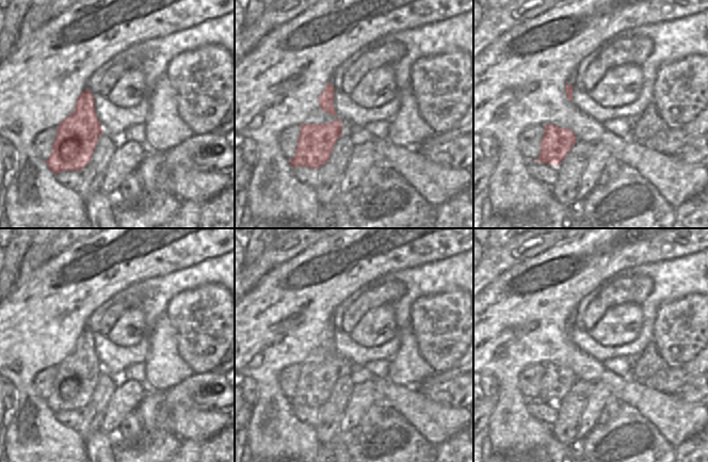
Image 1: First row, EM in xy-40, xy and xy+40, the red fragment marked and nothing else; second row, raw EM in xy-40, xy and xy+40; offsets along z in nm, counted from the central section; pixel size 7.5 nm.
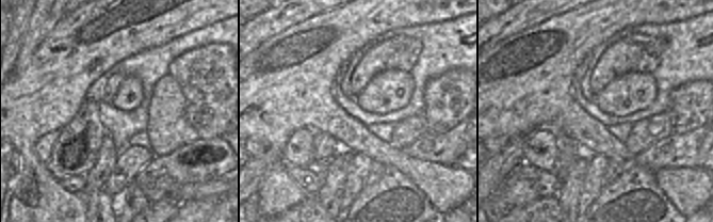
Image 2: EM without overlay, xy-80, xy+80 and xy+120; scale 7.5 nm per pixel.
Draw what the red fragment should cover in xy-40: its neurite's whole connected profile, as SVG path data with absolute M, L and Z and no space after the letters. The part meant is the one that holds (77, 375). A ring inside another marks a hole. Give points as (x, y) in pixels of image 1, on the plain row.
M90 329L80 333L74 351L57 367L52 392L46 399L55 414L64 410L81 410L93 396L103 368L95 353L95 338Z

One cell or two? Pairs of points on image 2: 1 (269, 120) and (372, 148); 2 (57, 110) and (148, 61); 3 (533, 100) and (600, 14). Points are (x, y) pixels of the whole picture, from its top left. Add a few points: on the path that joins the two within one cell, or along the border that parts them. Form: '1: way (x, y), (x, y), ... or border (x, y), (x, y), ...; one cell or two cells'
1: way (294, 119), (330, 119), (346, 130); one cell
2: border (101, 74), (86, 91), (84, 99); two cells
3: way (543, 79), (548, 74), (548, 66), (579, 35); one cell

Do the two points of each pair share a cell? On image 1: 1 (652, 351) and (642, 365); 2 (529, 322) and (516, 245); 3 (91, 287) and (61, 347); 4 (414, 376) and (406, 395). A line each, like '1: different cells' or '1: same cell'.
1: same cell
2: different cells
3: same cell
4: different cells

